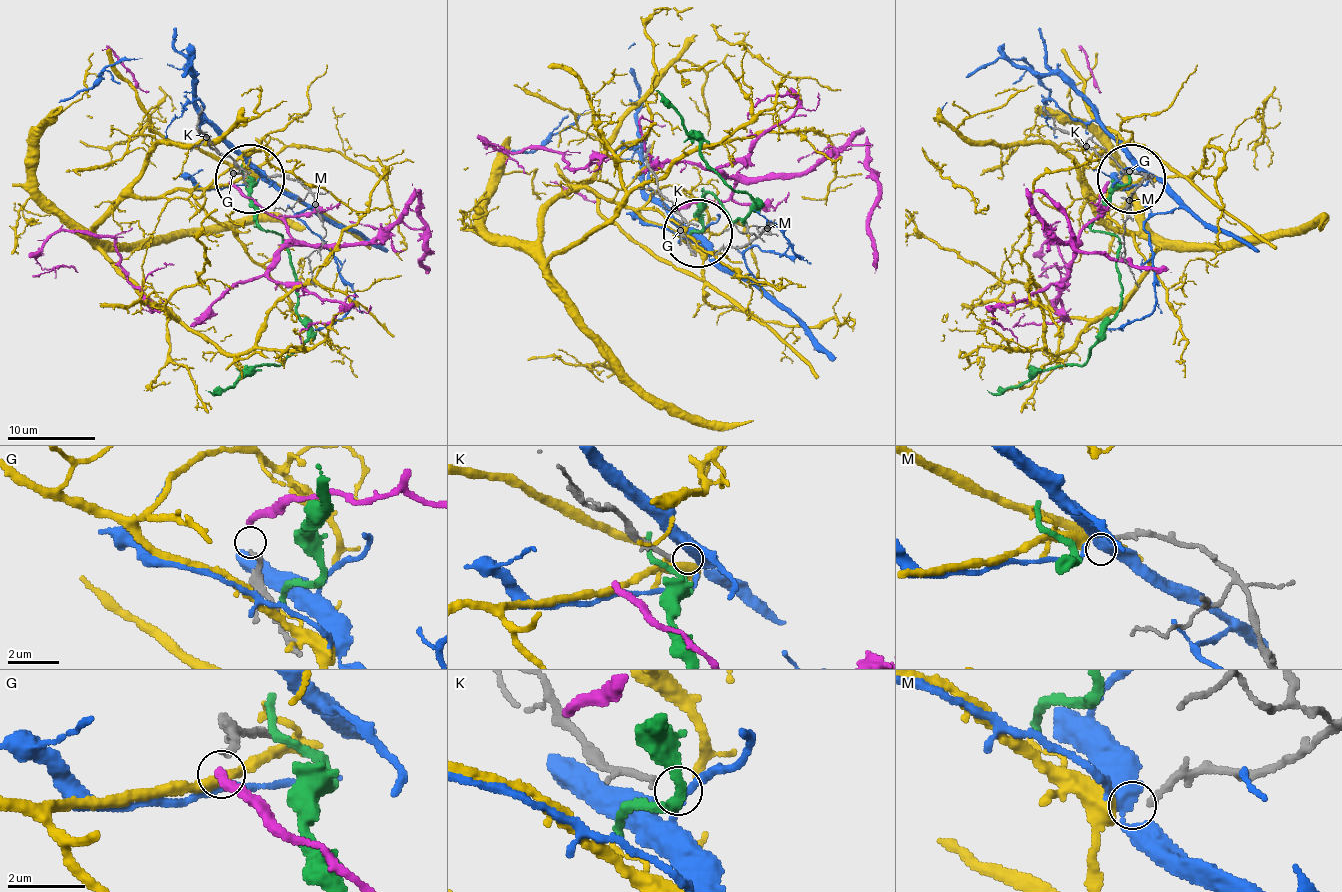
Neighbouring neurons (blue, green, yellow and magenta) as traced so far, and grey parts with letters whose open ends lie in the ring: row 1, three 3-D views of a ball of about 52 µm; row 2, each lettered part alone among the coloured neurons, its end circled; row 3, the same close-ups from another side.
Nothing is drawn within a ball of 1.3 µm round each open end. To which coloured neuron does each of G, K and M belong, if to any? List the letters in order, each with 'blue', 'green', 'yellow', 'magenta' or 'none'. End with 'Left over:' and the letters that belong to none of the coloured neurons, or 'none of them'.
G: magenta
K: none
M: yellow
Left over: K

